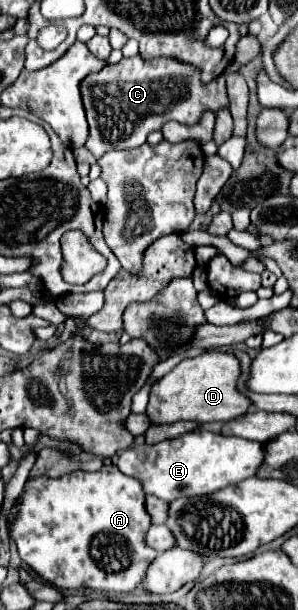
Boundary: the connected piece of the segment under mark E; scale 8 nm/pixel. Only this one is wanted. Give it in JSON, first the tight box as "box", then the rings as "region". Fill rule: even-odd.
{"box":[117,431,261,503],"region":[[[191,431],[177,439],[161,441],[157,445],[133,445],[119,455],[117,467],[125,475],[139,479],[145,495],[155,495],[169,503],[177,497],[207,495],[215,489],[235,485],[255,475],[261,461],[261,443],[241,437],[225,437],[211,431]]]}

